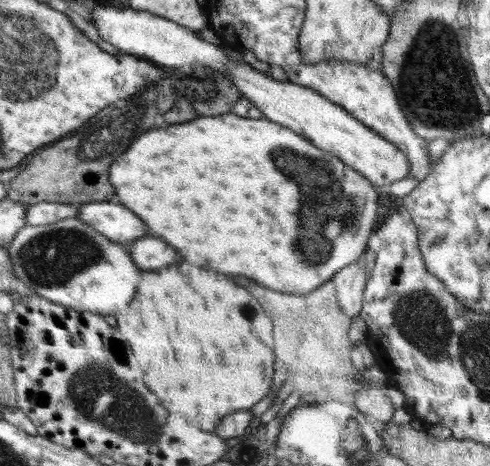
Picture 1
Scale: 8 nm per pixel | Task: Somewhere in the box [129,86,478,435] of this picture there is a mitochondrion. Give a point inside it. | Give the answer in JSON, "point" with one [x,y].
{"point":[328,216]}

